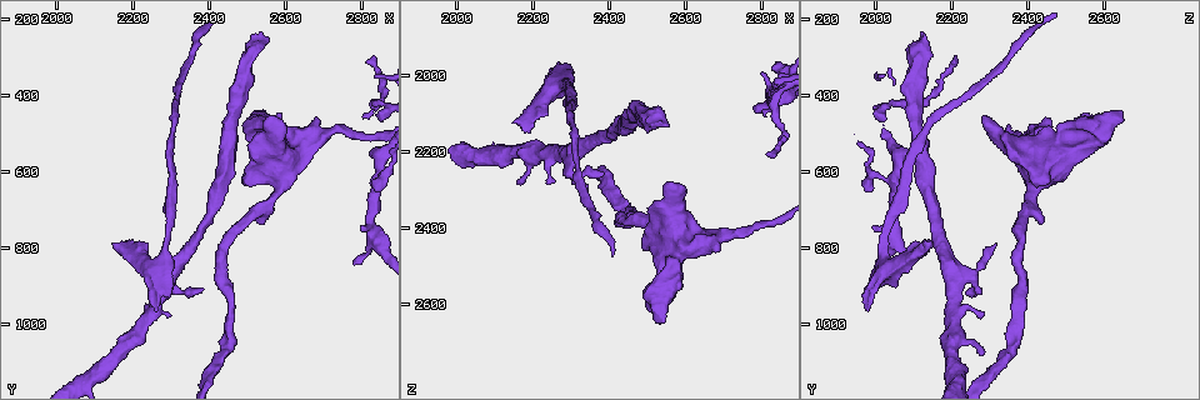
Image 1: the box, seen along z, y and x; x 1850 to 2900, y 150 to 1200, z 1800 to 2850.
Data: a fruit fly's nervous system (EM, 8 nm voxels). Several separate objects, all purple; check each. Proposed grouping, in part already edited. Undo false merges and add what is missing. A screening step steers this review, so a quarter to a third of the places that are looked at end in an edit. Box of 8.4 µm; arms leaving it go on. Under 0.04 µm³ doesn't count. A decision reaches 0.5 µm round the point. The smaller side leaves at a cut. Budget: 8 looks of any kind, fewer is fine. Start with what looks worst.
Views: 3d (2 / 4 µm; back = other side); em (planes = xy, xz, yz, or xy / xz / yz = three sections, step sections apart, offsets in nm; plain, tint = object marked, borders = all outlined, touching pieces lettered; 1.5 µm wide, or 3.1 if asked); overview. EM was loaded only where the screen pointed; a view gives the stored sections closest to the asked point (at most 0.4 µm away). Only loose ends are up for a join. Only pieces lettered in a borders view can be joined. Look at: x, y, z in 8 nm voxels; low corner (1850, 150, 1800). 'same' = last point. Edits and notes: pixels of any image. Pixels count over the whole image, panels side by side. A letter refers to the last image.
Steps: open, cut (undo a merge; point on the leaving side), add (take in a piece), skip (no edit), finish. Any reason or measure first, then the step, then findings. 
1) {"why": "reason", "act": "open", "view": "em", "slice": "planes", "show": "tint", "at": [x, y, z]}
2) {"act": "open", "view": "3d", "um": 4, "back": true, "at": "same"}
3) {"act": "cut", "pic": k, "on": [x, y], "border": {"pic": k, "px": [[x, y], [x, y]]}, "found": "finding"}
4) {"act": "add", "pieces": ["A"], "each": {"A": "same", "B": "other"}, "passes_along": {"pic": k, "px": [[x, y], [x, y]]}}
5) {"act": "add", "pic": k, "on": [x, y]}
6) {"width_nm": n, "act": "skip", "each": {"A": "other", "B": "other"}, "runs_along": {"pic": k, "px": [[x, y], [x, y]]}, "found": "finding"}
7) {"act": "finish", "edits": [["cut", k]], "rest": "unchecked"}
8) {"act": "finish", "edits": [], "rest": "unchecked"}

{"why": "free end", "act": "open", "view": "3d", "um": 2, "at": [2145, 785, 2120]}

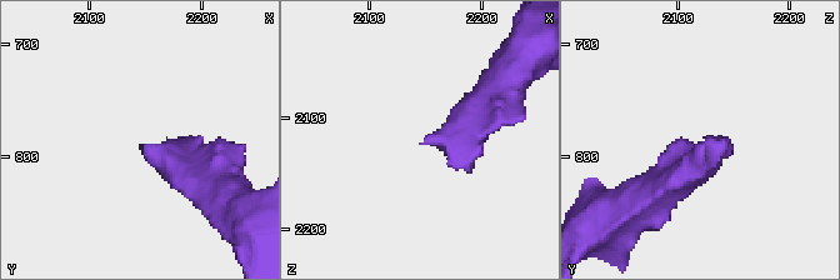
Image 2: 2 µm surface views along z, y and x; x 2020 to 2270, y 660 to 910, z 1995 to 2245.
{"act": "open", "view": "em", "slice": "xy", "step": 4, "show": "tint", "at": [2148, 790, 2122]}

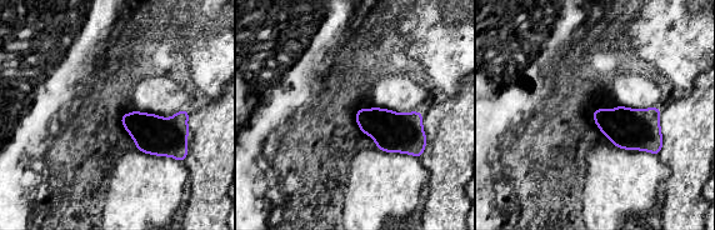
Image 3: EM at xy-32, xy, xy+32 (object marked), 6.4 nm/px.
{"why": "another direction", "act": "open", "view": "em", "slice": "xz", "step": 4, "show": "borders", "at": "same"}

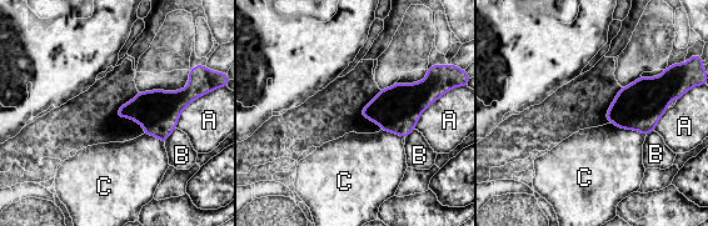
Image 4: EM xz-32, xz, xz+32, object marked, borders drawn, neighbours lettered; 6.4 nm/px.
{"act": "skip", "each": {"A": "other", "B": "other", "C": "other"}, "found": "none of them fits"}

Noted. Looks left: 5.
{"act": "open", "view": "3d", "um": 2, "at": [2535, 245, 2120]}

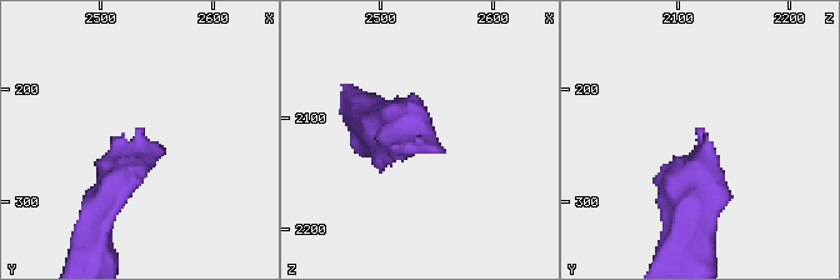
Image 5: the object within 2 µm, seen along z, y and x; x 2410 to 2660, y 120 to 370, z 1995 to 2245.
{"act": "open", "view": "em", "slice": "xy", "step": 8, "show": "plain", "at": [2538, 236, 2122]}

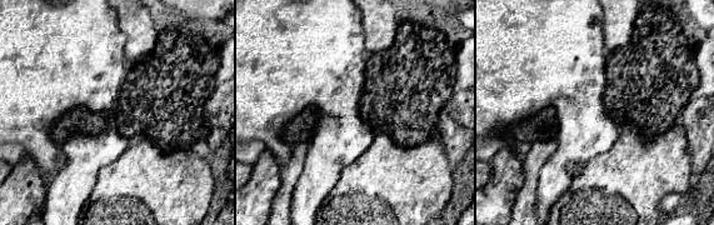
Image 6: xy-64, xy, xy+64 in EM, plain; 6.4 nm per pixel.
{"why": "see the neighbours", "act": "open", "view": "em", "slice": "xy", "step": 8, "show": "borders", "at": "same"}

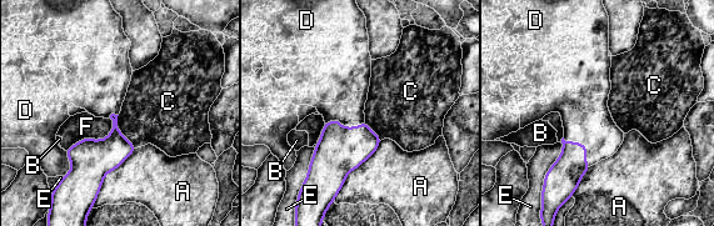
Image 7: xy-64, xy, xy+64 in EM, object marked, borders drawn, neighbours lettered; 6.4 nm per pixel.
{"longest_contact_nm": ["A", 480], "act": "add", "pieces": ["D"], "each": {"A": "other", "B": "other", "C": "other", "D": "same", "E": "other", "F": "other"}, "found": "the cell continues"}

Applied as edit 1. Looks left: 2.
{"act": "finish", "edits": [["add", 7]], "rest": "unchecked"}

